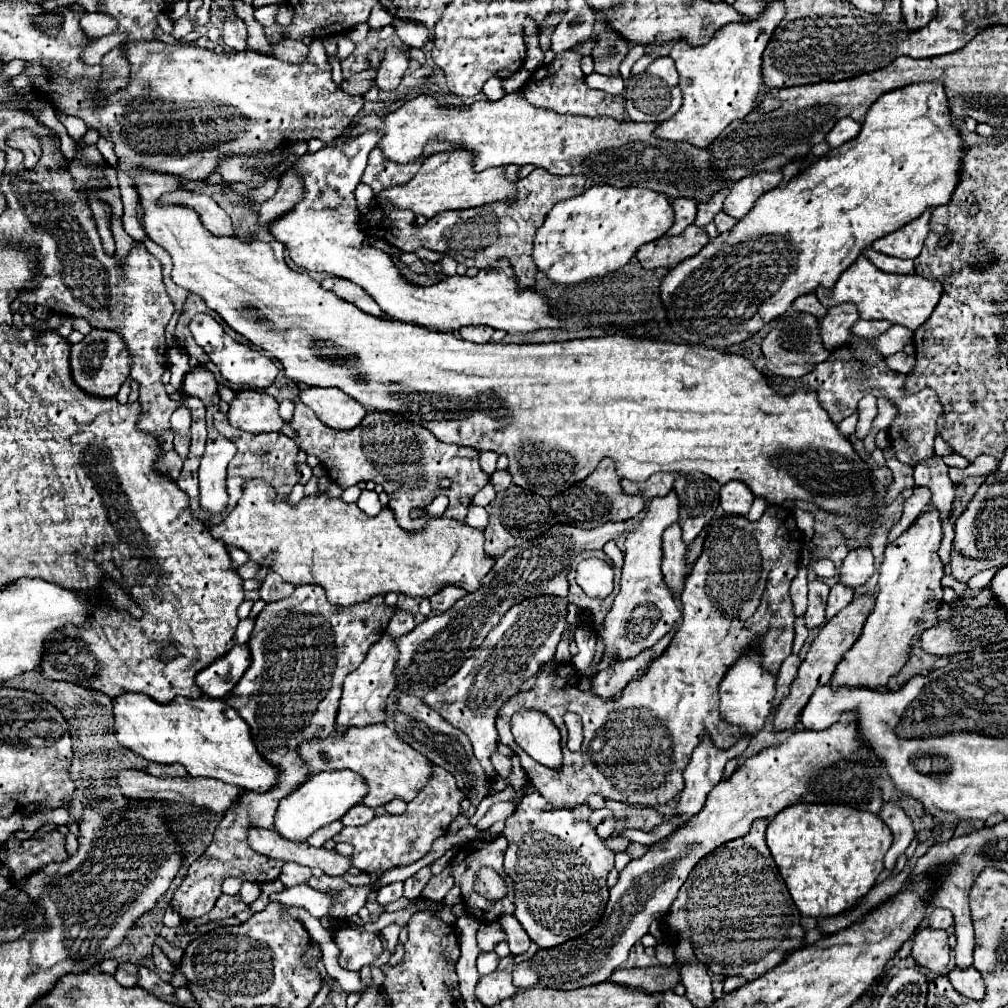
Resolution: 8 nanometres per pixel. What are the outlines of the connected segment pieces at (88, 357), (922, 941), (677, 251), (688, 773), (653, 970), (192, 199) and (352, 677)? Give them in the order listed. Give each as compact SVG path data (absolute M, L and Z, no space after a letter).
M91 329L89 335L83 337L83 341L71 345L71 371L73 381L87 393L97 397L115 397L125 377L131 373L131 361L129 349L123 343L123 337L115 331L107 329Z
M919 929L913 939L911 957L917 961L919 967L929 971L941 973L949 965L949 945L945 931L933 929Z
M689 225L681 235L675 237L659 237L651 243L645 243L637 251L637 259L645 269L657 269L657 267L675 267L677 263L697 255L705 245L709 237L703 227Z
M703 735L699 745L693 751L689 765L683 771L685 789L681 791L675 813L683 817L687 823L695 813L701 811L709 791L723 779L725 763L733 757L739 757L747 749L747 743L735 743L729 749L717 749L709 735Z
M633 967L633 969L617 969L609 981L627 987L639 987L647 993L665 993L673 989L681 977L675 967Z
M179 189L179 191L165 195L163 203L183 203L187 207L193 207L201 215L203 225L217 237L233 237L235 235L231 217L207 195L193 193L193 191L187 191L187 189Z
M383 633L383 637L373 645L365 657L365 661L345 677L343 685L343 695L339 703L339 713L337 713L337 727L345 729L349 725L373 725L385 721L385 701L387 695L397 687L397 675L395 675L395 665L397 665L397 639L391 637L389 633Z

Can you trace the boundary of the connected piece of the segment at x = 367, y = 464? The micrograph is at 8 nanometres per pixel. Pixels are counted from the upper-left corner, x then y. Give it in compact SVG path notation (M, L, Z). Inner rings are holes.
M279 377L277 383L265 389L265 393L275 397L277 401L291 399L295 403L295 415L289 421L289 425L297 433L295 439L299 443L299 449L305 451L307 455L319 457L321 465L327 469L327 475L333 483L337 483L343 489L357 485L361 481L375 481L383 485L385 493L391 497L389 507L395 511L397 523L403 529L413 529L413 531L423 529L425 521L413 521L409 513L415 507L423 509L439 493L449 497L449 507L445 511L445 517L463 521L473 495L489 481L489 475L479 467L479 451L471 447L441 443L435 439L431 431L407 421L399 413L371 411L355 429L333 431L325 423L321 423L309 407L301 403L299 387L293 381L287 383L287 379ZM441 477L449 477L453 481L451 487L443 489L439 485Z

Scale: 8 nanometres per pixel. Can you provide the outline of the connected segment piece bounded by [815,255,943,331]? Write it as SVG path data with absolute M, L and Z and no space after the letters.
M863 255L841 273L839 281L833 289L817 289L815 295L825 307L835 307L841 301L853 301L859 309L861 319L887 319L889 323L899 323L911 331L921 327L929 315L933 313L939 297L943 293L943 285L935 279L925 279L921 275L889 275L871 265Z

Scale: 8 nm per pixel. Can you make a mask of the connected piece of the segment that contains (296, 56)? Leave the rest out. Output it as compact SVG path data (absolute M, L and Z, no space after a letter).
M281 37L279 41L271 41L271 55L281 61L303 61L307 53L307 45L297 39Z

